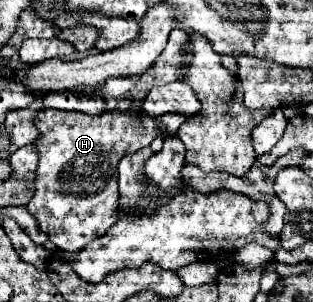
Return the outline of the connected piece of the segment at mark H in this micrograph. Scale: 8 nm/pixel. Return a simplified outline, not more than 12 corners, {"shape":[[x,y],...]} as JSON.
{"shape":[[44,109],[26,207],[74,253],[118,221],[116,165],[168,133],[142,109]]}

